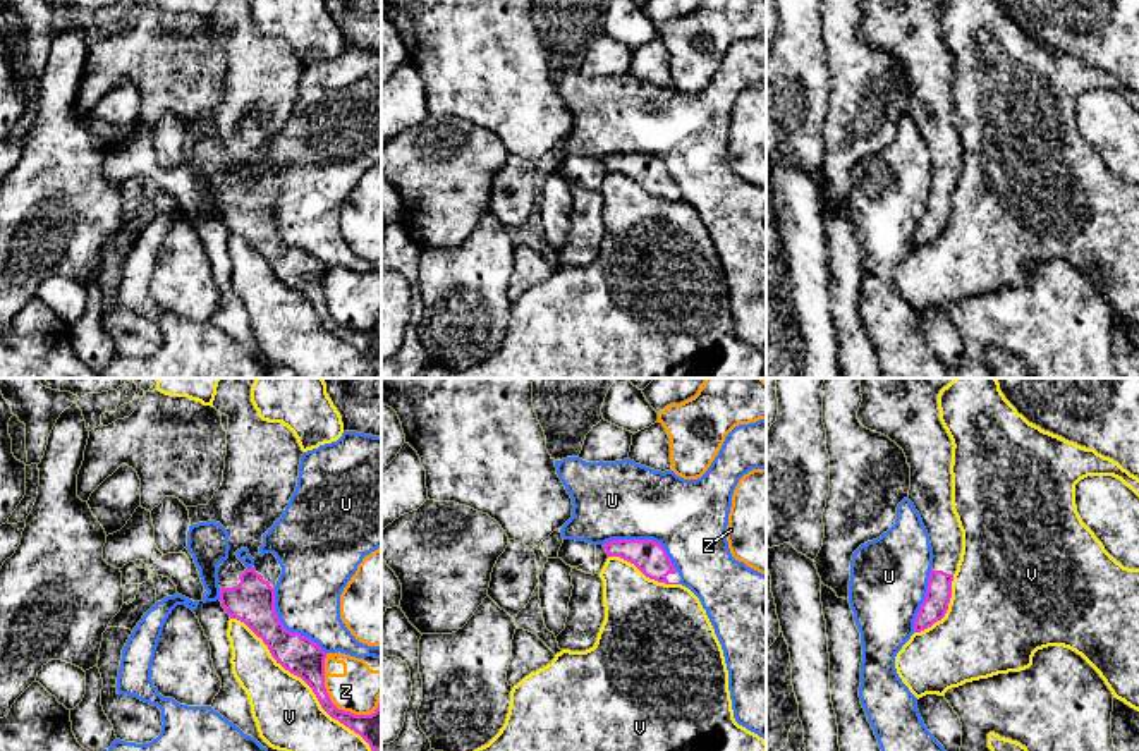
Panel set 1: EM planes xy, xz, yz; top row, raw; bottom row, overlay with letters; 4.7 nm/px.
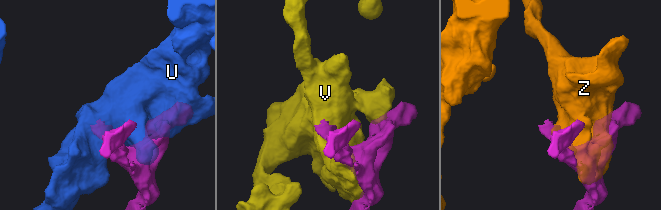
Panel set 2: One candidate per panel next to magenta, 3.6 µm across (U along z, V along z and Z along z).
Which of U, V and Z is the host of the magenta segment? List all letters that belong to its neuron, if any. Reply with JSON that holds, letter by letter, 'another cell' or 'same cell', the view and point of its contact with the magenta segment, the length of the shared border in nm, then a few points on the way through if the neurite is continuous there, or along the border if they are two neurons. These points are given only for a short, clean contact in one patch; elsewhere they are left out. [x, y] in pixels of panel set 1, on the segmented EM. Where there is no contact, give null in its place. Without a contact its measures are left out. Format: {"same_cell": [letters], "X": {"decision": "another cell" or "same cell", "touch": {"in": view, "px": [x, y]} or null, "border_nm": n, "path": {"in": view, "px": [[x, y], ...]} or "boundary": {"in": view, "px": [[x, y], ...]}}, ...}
{"same_cell": [], "U": {"decision": "another cell", "touch": {"in": "xz", "px": [645, 540]}, "border_nm": 380}, "V": {"decision": "another cell", "touch": {"in": "xy", "px": [303, 679]}, "border_nm": 900}, "Z": {"decision": "another cell", "touch": {"in": "xy", "px": [328, 698]}, "border_nm": 360}}

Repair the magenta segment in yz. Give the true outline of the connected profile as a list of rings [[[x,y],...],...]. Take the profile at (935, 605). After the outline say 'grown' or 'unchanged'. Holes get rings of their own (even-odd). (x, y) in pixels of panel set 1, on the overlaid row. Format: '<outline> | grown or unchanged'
[[[861,378],[859,423],[888,437],[905,454],[911,467],[909,500],[919,512],[933,548],[926,598],[916,615],[914,632],[941,620],[952,598],[952,581],[962,553],[962,531],[952,510],[952,440],[940,421],[938,394],[955,378]]] | grown

